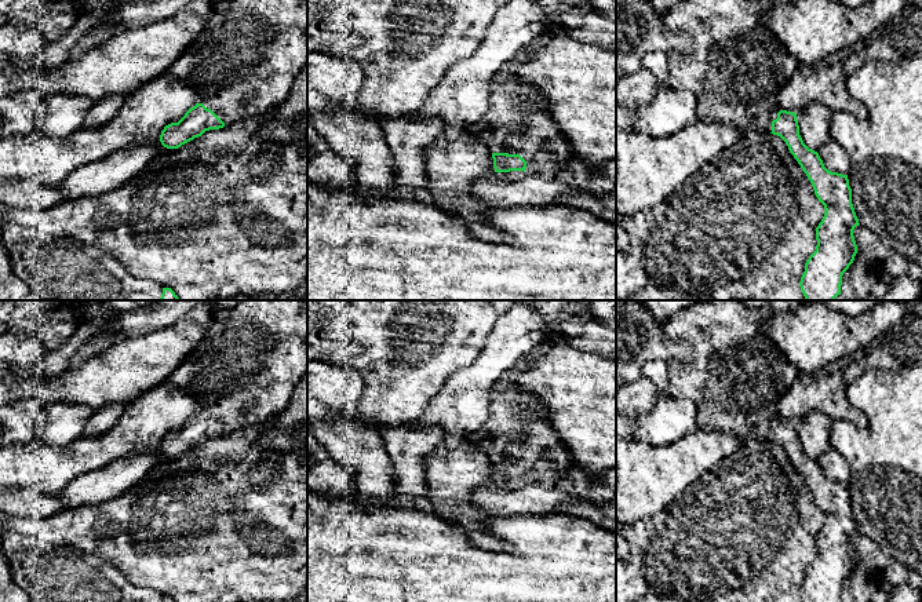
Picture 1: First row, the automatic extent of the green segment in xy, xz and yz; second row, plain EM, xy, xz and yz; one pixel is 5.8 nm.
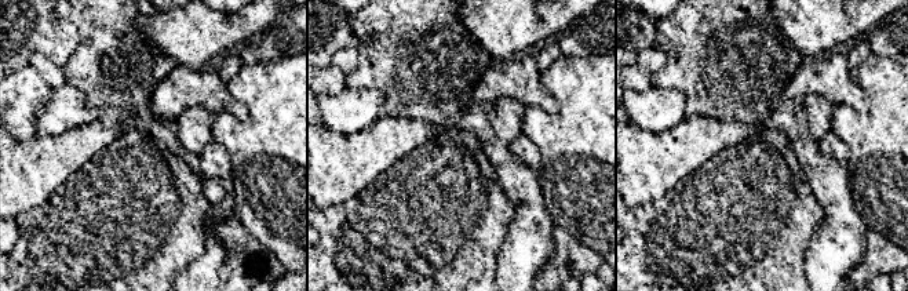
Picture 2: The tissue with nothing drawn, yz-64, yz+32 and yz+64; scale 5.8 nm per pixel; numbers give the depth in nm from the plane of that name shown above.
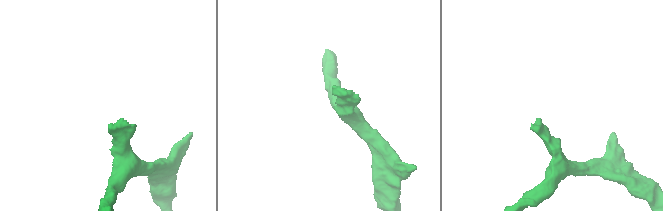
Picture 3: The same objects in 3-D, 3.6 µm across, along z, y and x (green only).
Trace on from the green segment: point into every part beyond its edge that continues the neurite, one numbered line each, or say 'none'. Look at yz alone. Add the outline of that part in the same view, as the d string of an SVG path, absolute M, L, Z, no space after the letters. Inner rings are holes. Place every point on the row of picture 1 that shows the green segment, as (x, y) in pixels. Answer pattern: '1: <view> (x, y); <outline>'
1: yz (736, 68); M685 0L664 14L667 32L688 32L690 47L686 52L667 55L668 77L659 81L660 90L685 90L695 94L696 113L703 121L732 124L741 131L772 132L772 121L781 110L777 98L797 72L799 62L761 21L764 11L757 0Z

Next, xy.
1: xy (243, 65); M214 0L212 15L203 33L186 48L165 74L193 87L207 109L229 127L263 116L287 98L294 79L307 68L307 0Z

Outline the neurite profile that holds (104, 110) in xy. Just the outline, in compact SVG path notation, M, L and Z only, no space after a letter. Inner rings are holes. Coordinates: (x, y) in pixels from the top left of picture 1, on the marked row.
M117 95L95 101L83 120L83 128L95 129L106 125L117 116L123 102L124 98Z

